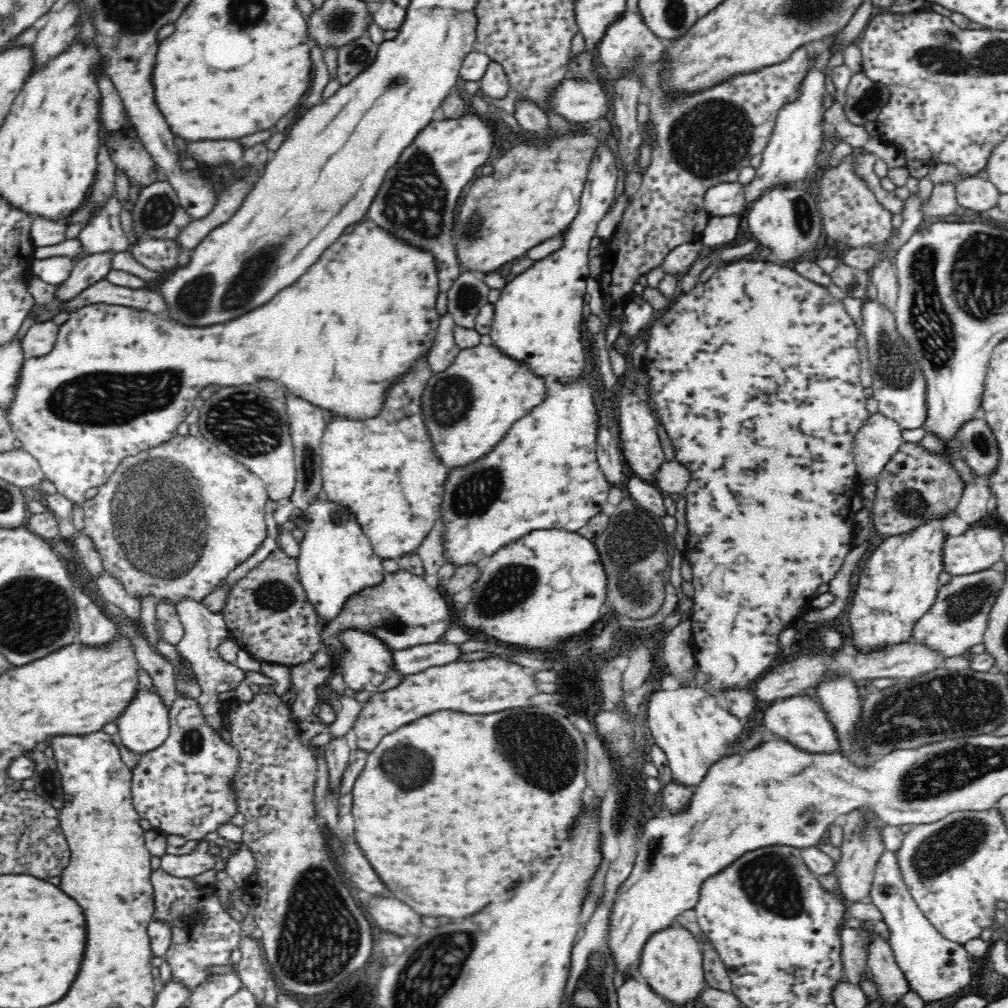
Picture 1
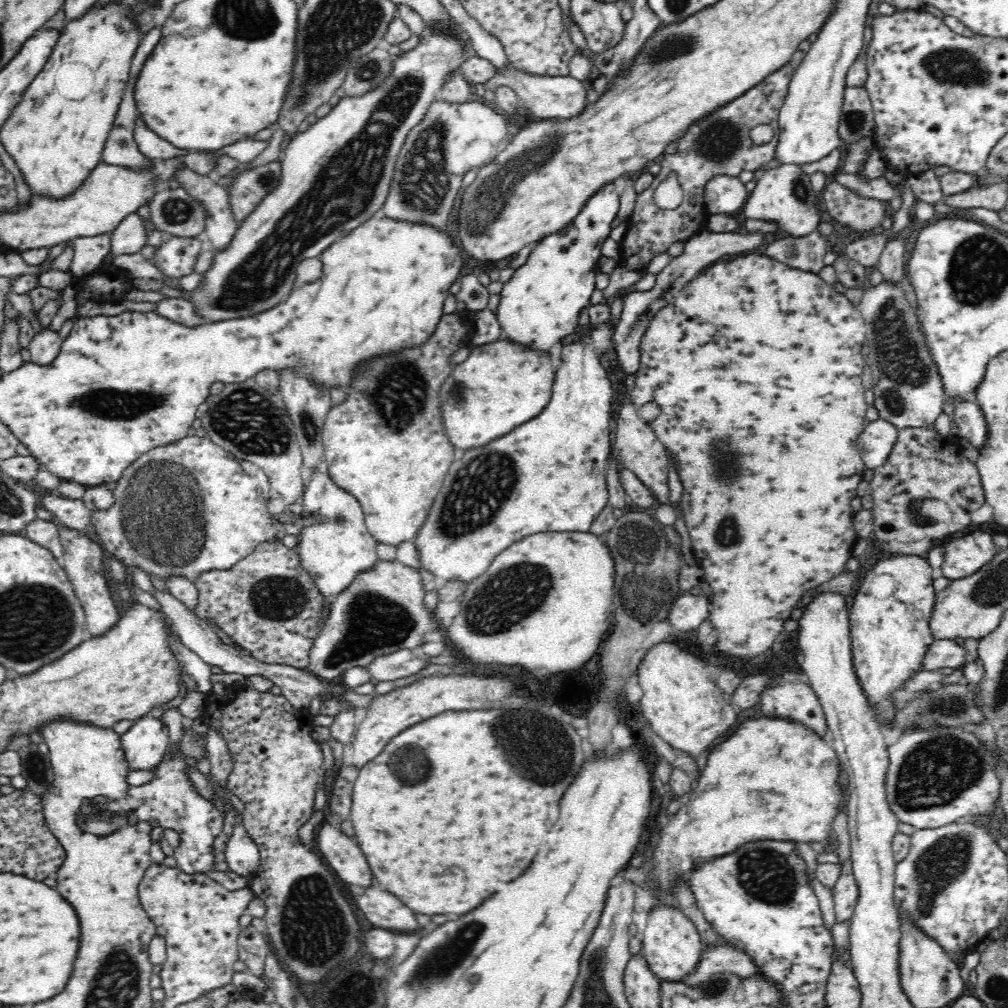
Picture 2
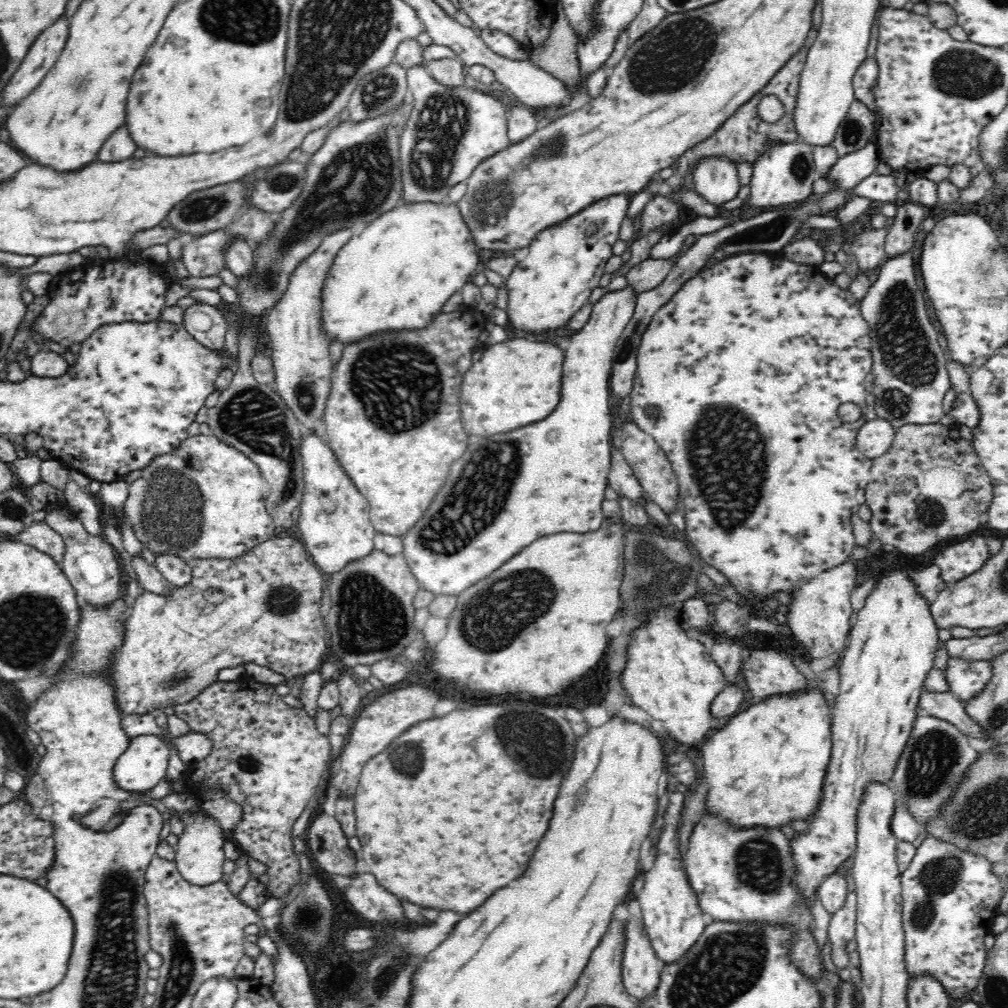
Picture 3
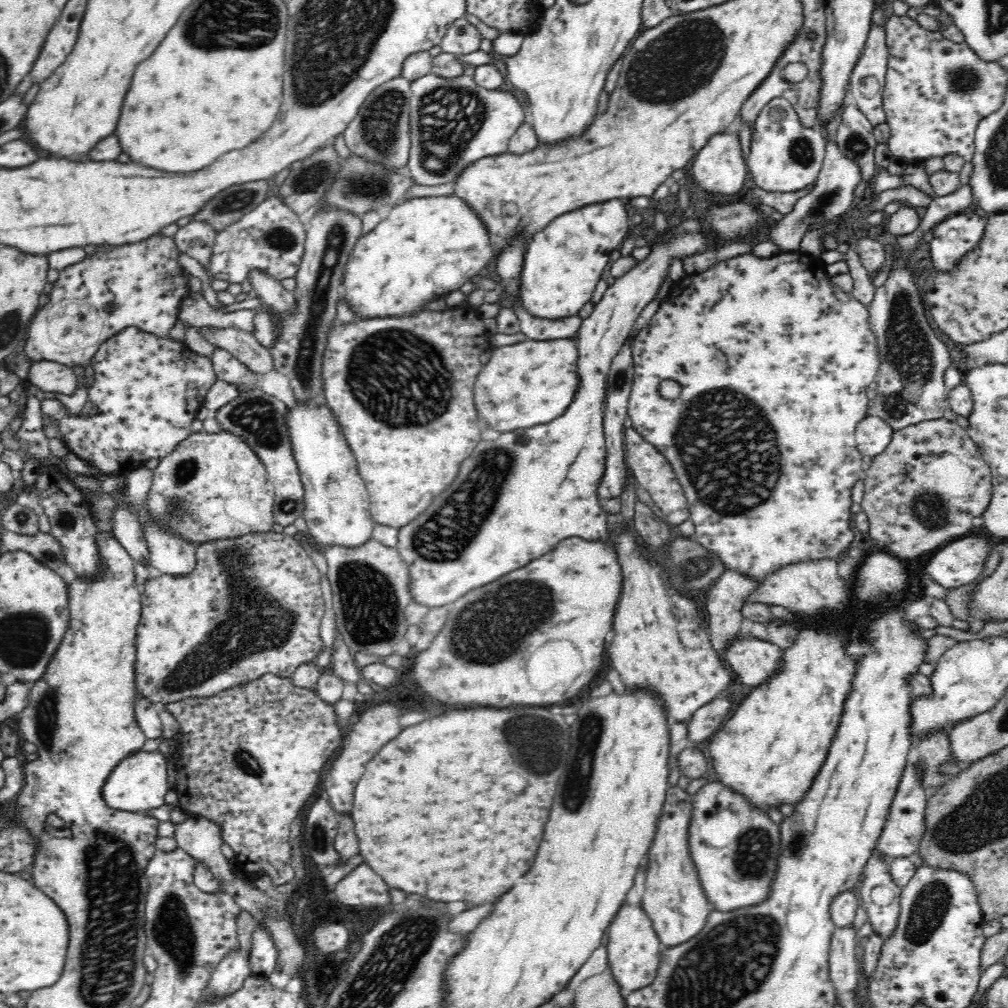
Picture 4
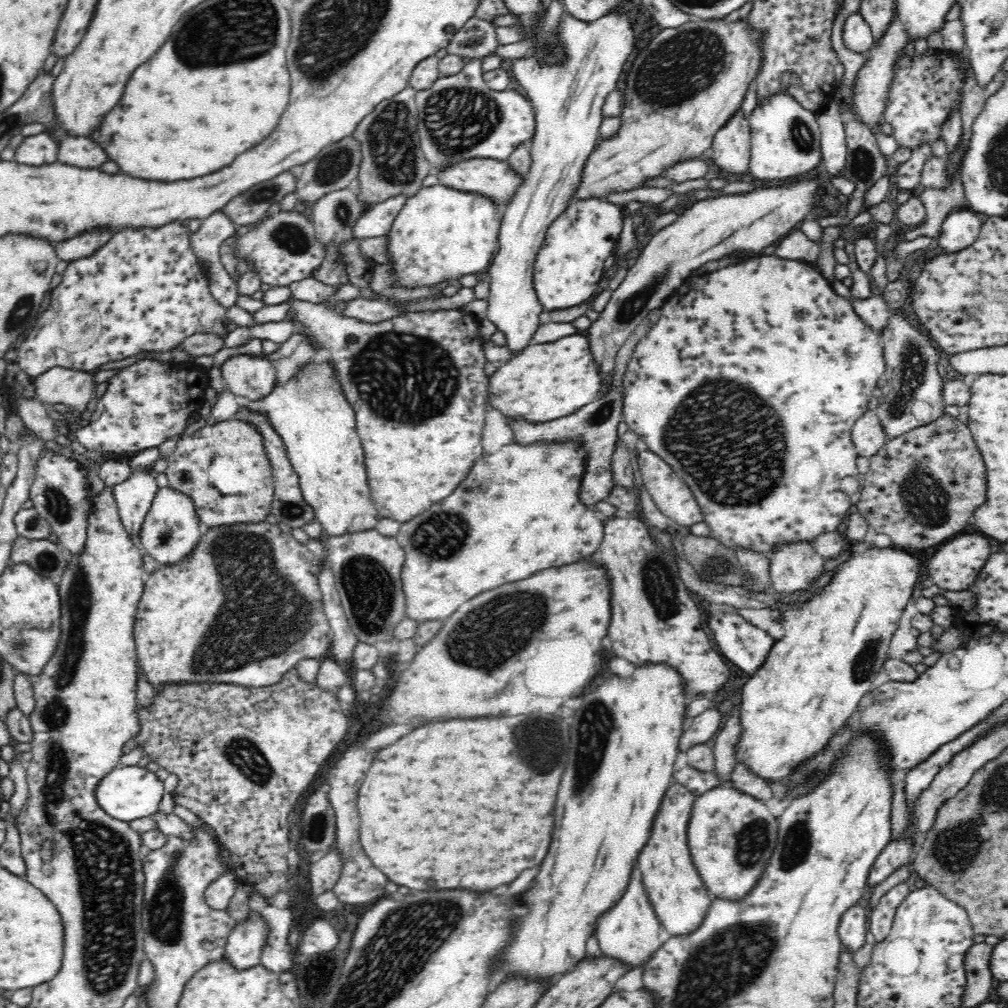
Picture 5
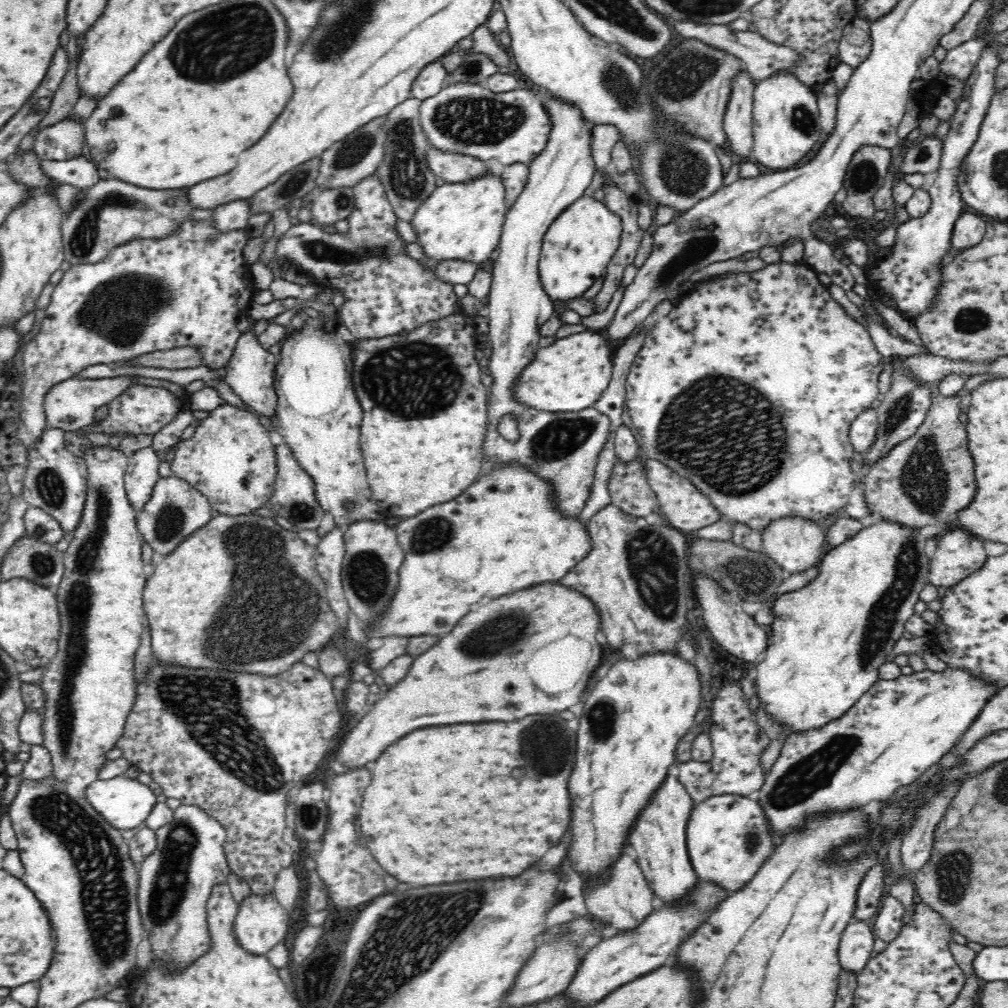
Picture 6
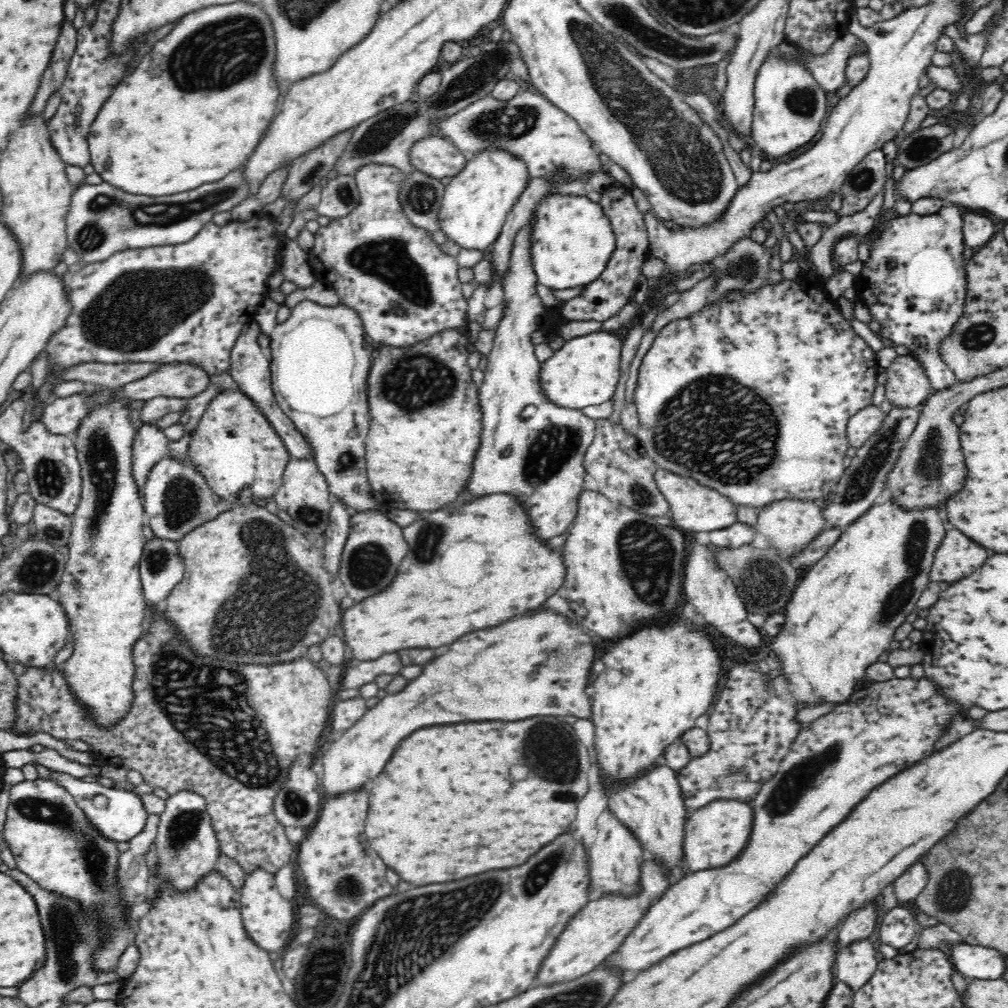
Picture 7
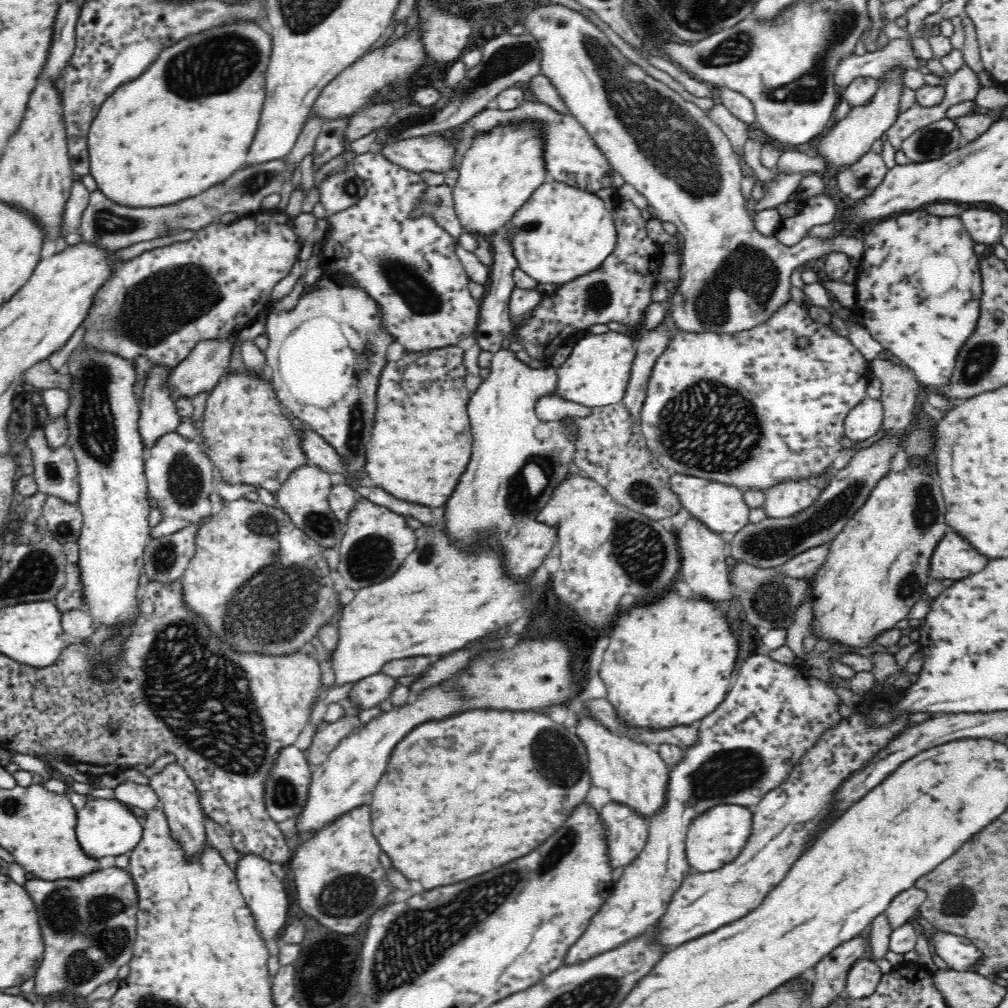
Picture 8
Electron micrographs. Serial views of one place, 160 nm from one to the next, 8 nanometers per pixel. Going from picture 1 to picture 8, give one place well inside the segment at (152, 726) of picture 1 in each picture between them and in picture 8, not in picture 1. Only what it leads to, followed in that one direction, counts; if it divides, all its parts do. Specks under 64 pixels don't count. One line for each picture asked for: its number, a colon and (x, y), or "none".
2: (144, 743)
3: (143, 764)
4: (139, 782)
5: (129, 792)
6: (125, 804)
7: (120, 816)
8: (104, 828)

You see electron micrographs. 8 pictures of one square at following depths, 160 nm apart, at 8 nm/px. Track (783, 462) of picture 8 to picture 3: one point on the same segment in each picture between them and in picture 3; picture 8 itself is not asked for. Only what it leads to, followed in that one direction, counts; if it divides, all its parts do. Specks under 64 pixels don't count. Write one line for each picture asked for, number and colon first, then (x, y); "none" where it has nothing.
3: (749, 361)
4: (792, 354)
5: (815, 368)
6: (811, 368)
7: (706, 379)

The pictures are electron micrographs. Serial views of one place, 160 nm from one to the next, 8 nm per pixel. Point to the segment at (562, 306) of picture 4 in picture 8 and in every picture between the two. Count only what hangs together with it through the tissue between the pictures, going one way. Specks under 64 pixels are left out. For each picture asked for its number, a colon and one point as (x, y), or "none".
5: (568, 266)
6: (578, 246)
7: (573, 239)
8: (561, 232)

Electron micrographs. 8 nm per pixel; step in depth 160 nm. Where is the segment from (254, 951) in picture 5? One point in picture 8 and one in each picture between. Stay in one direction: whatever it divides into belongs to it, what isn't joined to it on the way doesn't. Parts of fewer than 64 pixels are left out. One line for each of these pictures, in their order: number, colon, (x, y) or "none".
6: (261, 922)
7: (268, 918)
8: (263, 891)

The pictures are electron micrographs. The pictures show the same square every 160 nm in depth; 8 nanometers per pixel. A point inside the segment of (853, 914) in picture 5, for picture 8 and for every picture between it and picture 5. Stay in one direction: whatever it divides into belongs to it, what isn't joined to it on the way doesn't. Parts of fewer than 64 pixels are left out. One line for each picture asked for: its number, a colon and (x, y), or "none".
6: (857, 941)
7: (854, 965)
8: (862, 979)

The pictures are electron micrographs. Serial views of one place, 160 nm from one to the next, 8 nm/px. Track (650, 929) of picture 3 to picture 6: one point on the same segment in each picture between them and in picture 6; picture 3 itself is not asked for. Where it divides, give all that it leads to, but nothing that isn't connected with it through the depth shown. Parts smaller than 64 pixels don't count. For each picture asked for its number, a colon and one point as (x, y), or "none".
4: (673, 899)
5: (680, 900)
6: (659, 836)

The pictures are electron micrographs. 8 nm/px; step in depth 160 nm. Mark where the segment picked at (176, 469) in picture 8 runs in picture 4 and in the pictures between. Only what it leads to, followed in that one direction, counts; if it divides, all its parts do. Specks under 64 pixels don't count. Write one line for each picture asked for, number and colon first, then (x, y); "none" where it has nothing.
4: (171, 556)
5: (170, 532)
6: (175, 510)
7: (176, 499)

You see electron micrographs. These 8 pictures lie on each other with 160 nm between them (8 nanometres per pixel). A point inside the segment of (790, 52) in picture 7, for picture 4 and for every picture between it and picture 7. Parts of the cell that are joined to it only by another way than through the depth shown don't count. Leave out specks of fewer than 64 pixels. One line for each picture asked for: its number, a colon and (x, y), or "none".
4: (784, 157)
5: (785, 140)
6: (787, 132)

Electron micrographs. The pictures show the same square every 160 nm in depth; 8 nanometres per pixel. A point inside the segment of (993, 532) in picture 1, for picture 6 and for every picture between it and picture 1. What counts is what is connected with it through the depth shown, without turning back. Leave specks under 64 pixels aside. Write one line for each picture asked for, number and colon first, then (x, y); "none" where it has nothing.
2: (964, 556)
3: (957, 561)
4: (961, 562)
5: (955, 566)
6: (957, 555)

